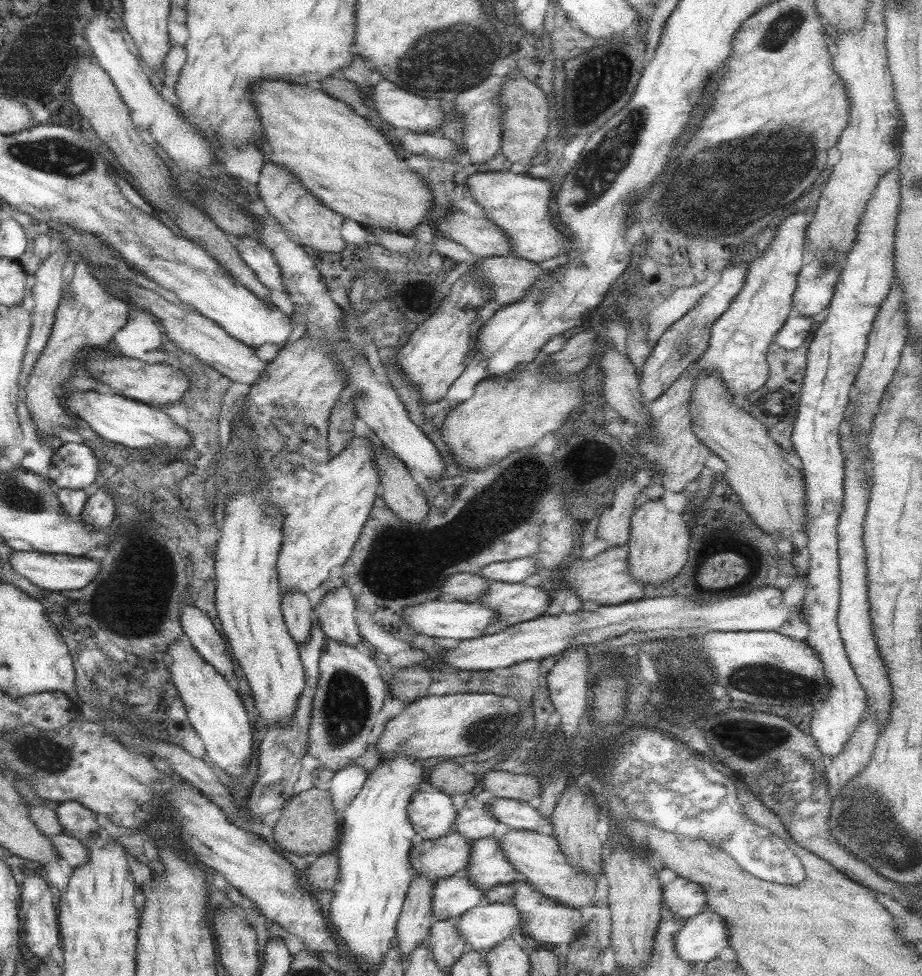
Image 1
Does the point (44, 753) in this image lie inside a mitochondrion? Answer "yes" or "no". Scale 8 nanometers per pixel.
yes

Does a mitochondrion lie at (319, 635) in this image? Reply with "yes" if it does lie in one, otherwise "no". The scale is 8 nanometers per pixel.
no

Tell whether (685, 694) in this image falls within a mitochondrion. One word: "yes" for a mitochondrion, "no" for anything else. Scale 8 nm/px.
yes

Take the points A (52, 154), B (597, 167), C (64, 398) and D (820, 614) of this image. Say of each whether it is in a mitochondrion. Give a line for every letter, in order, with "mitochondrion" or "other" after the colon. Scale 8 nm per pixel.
A: mitochondrion
B: mitochondrion
C: other
D: other

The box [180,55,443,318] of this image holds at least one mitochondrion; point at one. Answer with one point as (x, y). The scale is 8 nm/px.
(421, 300)

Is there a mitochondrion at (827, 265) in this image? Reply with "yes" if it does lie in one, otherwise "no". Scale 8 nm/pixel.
no

